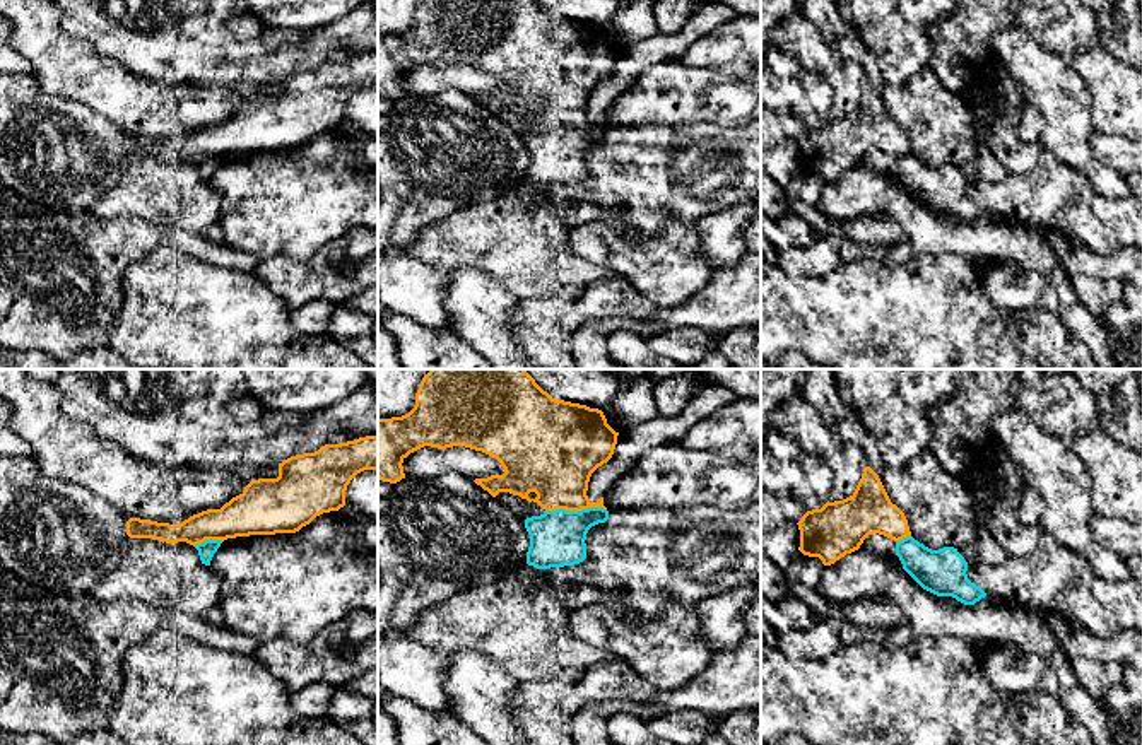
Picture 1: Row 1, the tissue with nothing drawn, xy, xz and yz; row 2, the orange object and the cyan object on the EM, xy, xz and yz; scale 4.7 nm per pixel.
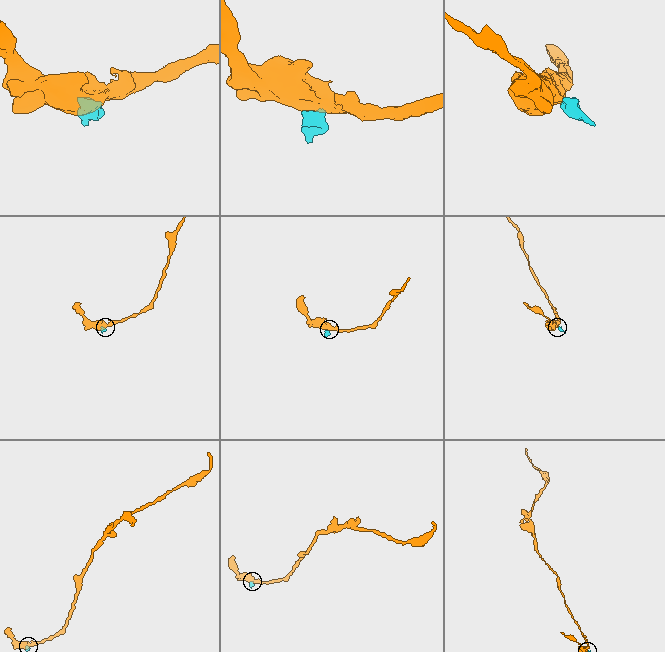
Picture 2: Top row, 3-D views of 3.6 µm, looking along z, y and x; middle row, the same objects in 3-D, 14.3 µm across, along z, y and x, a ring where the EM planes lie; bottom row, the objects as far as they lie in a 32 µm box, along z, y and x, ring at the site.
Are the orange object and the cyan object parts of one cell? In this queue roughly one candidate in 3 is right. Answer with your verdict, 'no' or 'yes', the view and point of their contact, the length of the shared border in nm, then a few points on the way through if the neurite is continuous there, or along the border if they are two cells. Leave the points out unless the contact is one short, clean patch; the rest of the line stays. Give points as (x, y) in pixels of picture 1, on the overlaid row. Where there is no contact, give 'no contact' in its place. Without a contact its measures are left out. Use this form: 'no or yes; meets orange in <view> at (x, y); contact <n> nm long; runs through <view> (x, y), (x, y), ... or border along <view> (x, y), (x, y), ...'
no; meets orange in xz at (575, 510); contact 280 nm long

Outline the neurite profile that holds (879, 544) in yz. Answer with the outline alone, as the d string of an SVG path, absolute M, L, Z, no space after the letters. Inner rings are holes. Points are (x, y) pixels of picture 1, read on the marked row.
M868 535L860 548L879 555L896 554L903 569L927 591L937 596L952 596L964 605L974 605L986 593L968 579L968 562L954 547L932 550L906 537L894 542L884 535Z

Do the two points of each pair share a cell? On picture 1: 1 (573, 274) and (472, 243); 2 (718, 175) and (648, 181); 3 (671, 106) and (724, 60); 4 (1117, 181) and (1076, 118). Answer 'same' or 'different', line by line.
1: same
2: same
3: different
4: same

